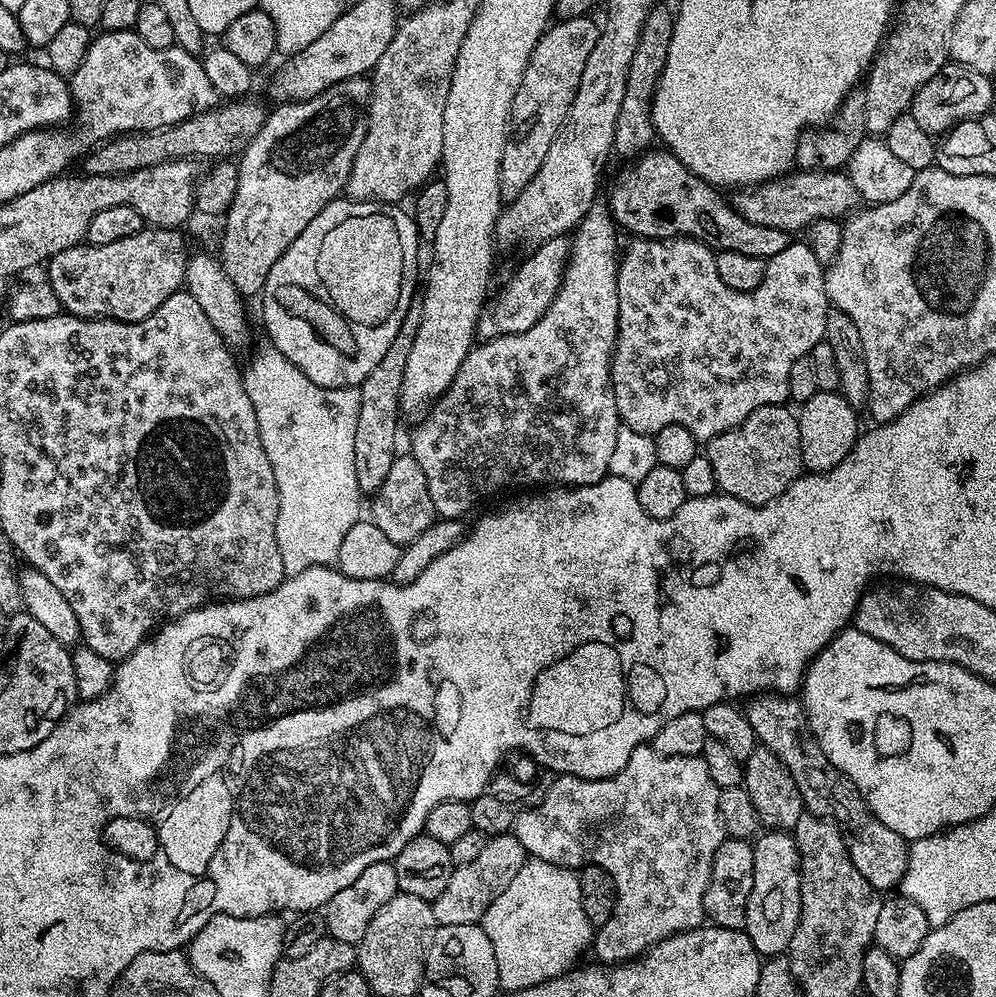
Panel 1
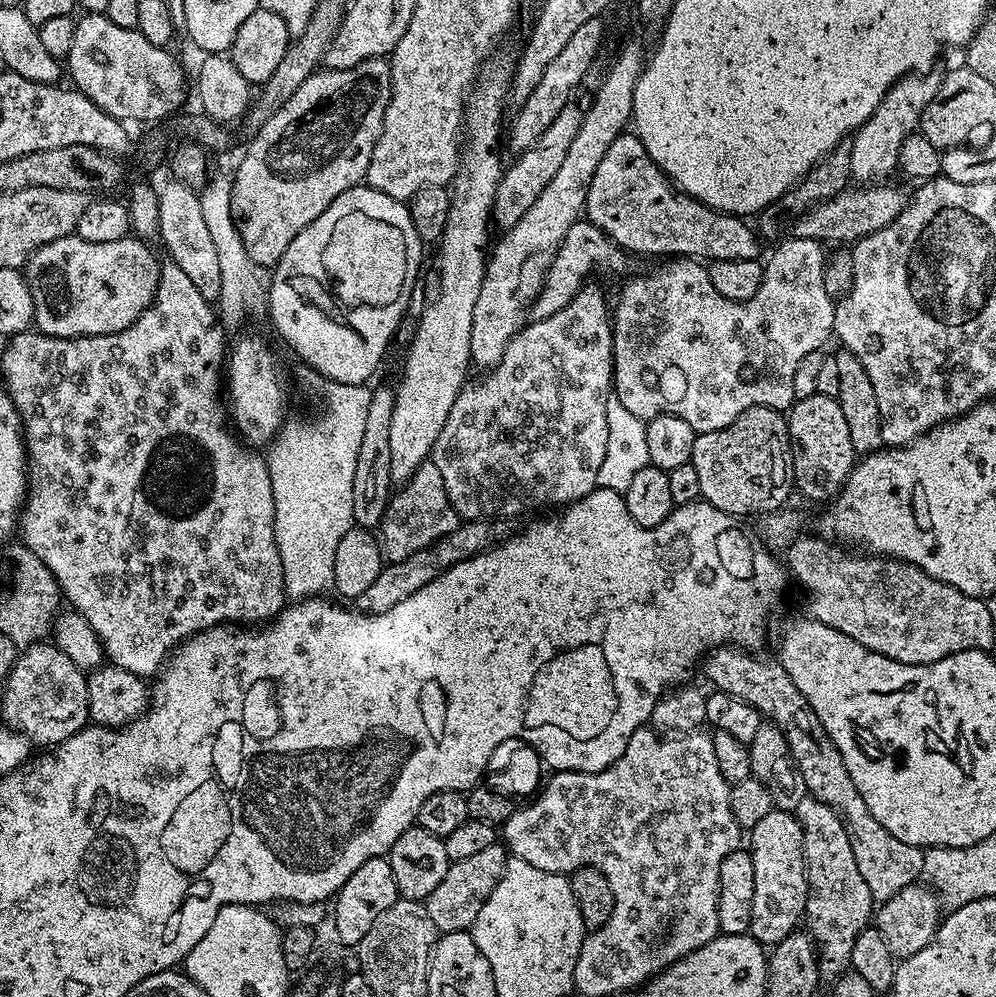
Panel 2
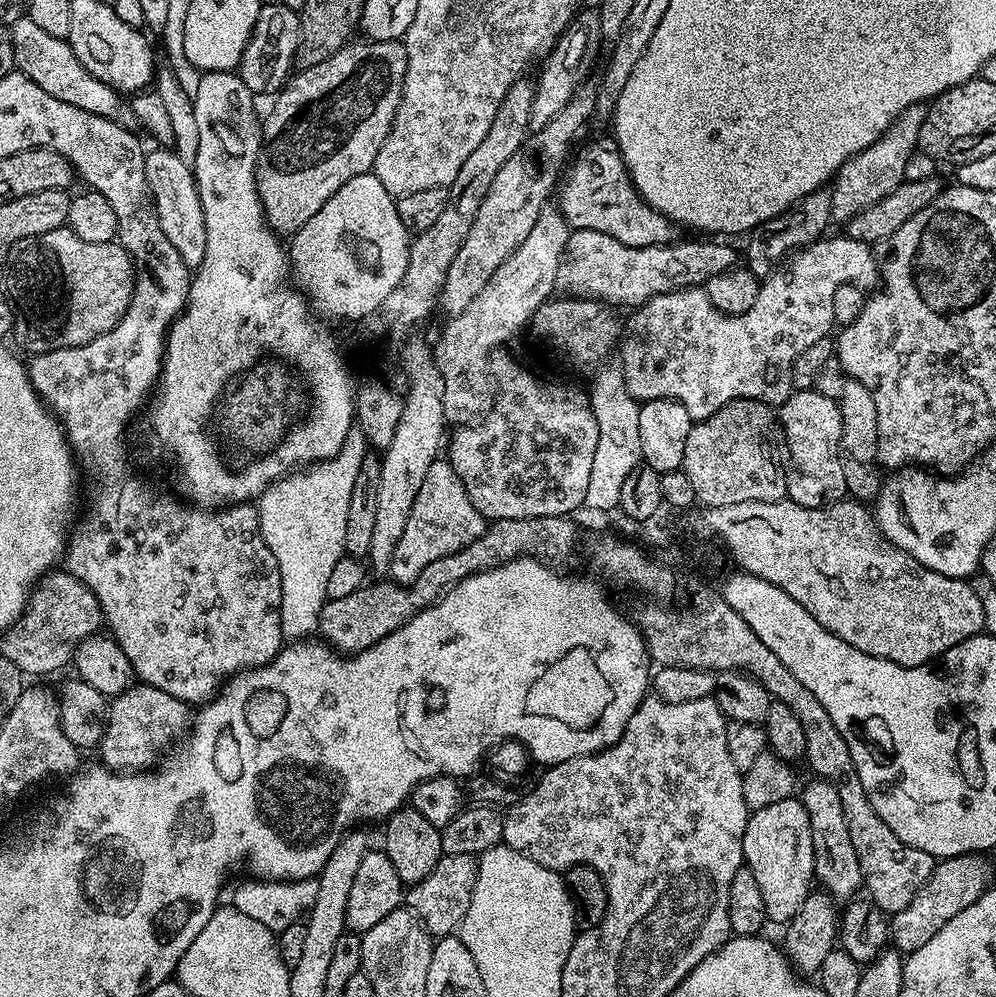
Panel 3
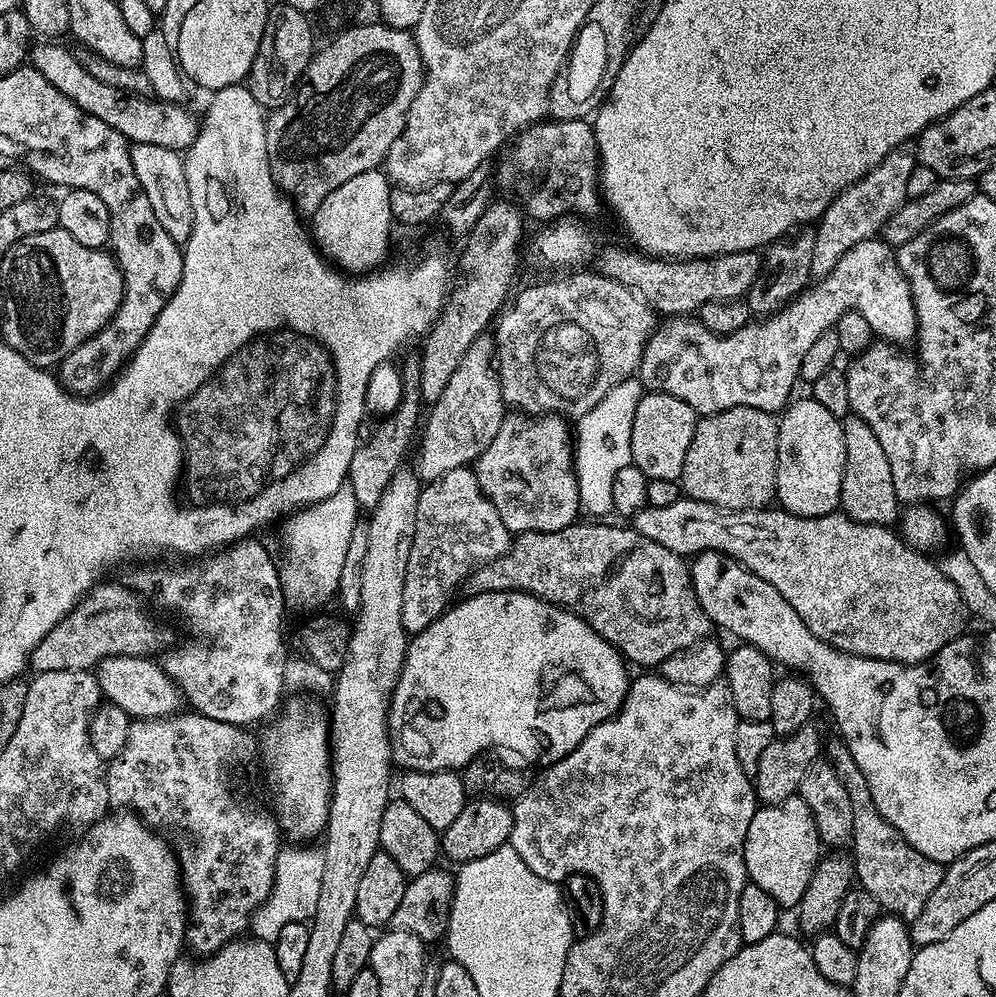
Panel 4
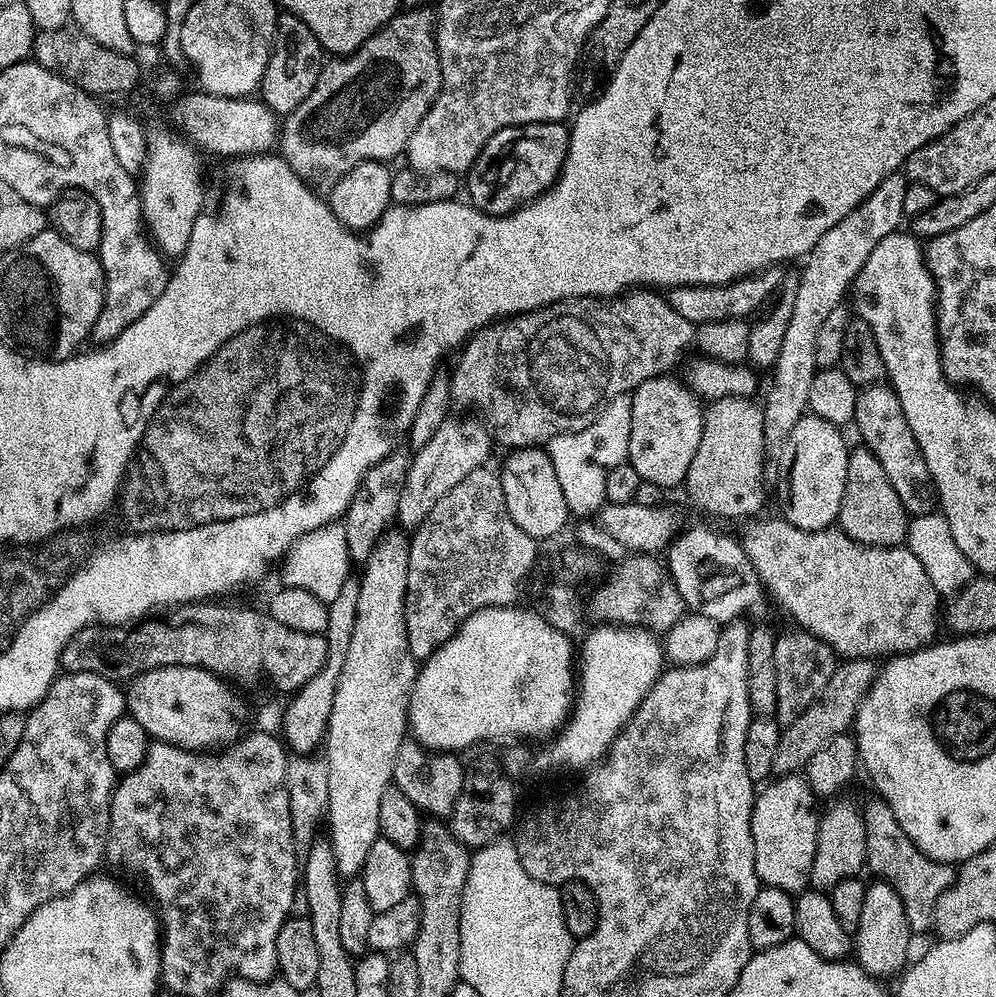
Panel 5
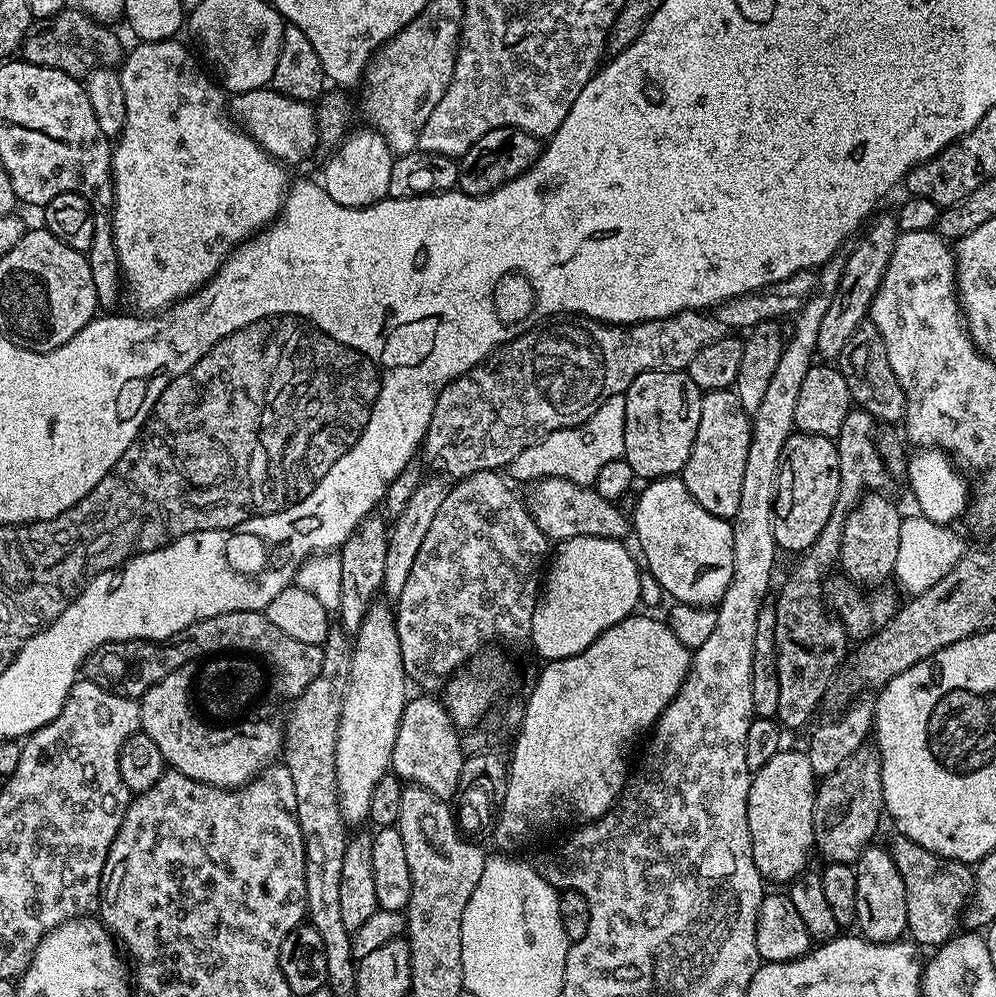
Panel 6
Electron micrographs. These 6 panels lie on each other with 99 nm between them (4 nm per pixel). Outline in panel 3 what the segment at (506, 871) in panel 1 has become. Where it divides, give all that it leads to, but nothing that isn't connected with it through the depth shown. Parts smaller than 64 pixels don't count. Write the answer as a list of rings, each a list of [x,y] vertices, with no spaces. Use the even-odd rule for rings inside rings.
[[[450,854],[440,857],[438,866],[422,878],[422,882],[411,885],[406,892],[406,907],[420,919],[424,929],[433,937],[453,935],[459,929],[466,910],[470,910],[470,898],[476,885],[477,857],[470,854]]]

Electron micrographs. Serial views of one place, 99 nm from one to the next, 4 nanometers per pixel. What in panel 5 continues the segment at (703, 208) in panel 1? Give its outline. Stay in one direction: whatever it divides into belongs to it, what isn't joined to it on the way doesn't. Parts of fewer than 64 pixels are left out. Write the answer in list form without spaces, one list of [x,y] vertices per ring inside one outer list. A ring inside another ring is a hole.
[[[530,122],[506,126],[482,146],[466,173],[466,196],[486,216],[509,216],[516,208],[537,200],[560,177],[568,153],[567,123]]]

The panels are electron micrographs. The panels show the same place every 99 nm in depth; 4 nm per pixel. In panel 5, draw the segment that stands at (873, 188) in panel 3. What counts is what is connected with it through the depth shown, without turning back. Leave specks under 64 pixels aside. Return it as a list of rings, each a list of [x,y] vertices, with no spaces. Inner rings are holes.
[[[903,171],[895,172],[871,192],[863,202],[838,226],[830,226],[818,242],[803,257],[804,269],[798,272],[798,294],[794,298],[794,314],[790,314],[790,326],[786,326],[786,338],[782,338],[782,350],[770,369],[772,381],[768,384],[768,393],[762,399],[764,410],[764,442],[768,446],[779,446],[784,439],[798,426],[798,422],[808,412],[810,382],[814,382],[818,371],[814,358],[814,338],[822,326],[822,321],[830,310],[841,307],[849,295],[856,275],[862,270],[866,258],[886,238],[886,234],[897,231],[906,217],[902,210],[904,195],[910,181]]]

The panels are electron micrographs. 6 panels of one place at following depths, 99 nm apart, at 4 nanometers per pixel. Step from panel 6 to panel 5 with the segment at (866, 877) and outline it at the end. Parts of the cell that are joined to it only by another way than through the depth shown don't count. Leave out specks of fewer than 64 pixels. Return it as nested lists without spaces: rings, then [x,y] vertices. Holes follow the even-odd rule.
[[[887,882],[869,883],[862,906],[862,919],[858,922],[854,933],[855,963],[860,965],[860,969],[867,976],[885,978],[884,976],[894,975],[895,977],[909,963],[908,947],[911,946],[912,939],[914,933],[906,922],[906,910],[894,886],[890,886]]]

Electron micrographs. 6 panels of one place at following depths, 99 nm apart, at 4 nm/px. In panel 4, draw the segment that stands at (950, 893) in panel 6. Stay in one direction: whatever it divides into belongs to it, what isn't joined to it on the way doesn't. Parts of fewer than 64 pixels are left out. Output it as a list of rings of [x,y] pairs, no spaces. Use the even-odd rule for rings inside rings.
[[[833,738],[829,744],[827,741],[826,759],[834,766],[838,778],[842,778],[846,794],[850,794],[850,807],[854,809],[850,855],[859,887],[869,892],[885,913],[905,922],[918,918],[918,914],[922,914],[922,906],[926,906],[926,898],[930,898],[930,894],[934,894],[934,886],[942,882],[945,865],[926,858],[926,854],[918,854],[918,850],[914,850],[914,846],[910,846],[906,838],[902,838],[902,834],[898,834],[898,830],[894,830],[894,826],[878,814],[866,774],[858,770],[858,762],[854,762],[854,754],[850,754],[843,740]]]

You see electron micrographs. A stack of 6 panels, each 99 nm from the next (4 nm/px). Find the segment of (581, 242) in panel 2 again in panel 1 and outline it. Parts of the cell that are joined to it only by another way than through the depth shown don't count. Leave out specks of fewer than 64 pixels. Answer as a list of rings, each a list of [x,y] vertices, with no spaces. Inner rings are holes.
[[[567,235],[555,236],[545,240],[543,244],[535,245],[534,250],[529,251],[532,253],[517,266],[516,273],[508,285],[497,296],[495,293],[480,311],[480,321],[476,323],[476,335],[481,341],[510,334],[522,334],[522,330],[530,330],[530,326],[534,326],[534,322],[542,318],[542,314],[546,312],[550,302],[554,302],[560,289],[564,266],[568,263],[569,243]]]

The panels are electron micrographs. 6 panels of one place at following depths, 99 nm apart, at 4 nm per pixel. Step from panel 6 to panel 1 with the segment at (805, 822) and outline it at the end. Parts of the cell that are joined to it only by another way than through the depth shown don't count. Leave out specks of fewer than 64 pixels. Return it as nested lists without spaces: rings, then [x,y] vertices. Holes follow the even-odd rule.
[[[768,830],[755,837],[752,849],[754,886],[746,906],[743,931],[748,933],[761,957],[783,956],[794,938],[800,917],[800,851],[796,837],[784,830]]]

